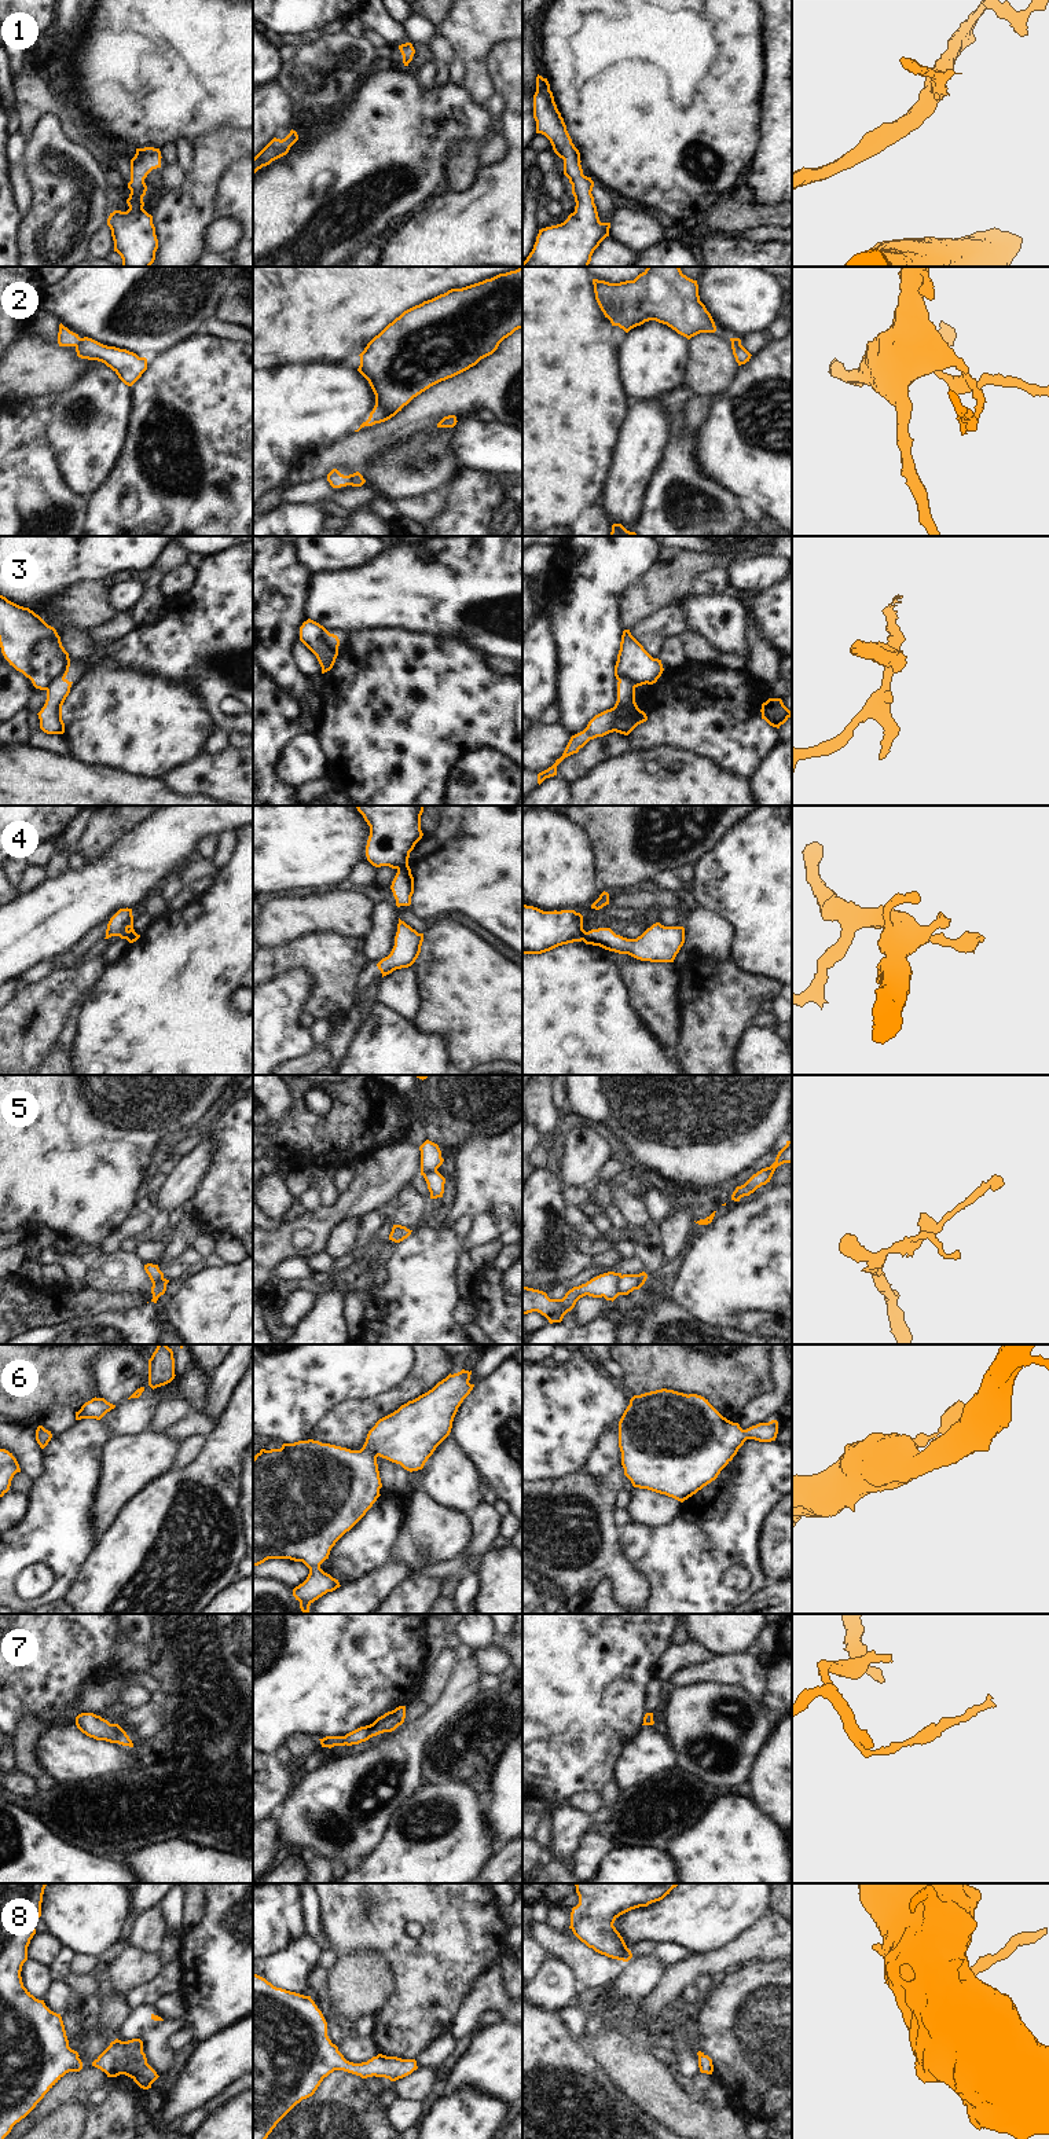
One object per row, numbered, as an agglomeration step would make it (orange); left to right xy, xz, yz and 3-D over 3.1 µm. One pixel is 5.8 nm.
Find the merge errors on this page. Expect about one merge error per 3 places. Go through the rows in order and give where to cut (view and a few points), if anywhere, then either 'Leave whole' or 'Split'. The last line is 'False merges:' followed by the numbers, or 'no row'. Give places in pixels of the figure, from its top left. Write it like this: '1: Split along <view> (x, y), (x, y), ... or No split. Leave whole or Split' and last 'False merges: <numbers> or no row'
1: No split. Leave whole
2: Split along xz (347, 476), (349, 484). Split
3: Split along xy (63, 678), (59, 678), (47, 690). Split
4: Split along xz (407, 865), (398, 869). Split
5: Split along yz (622, 1276), (619, 1280), (619, 1294). Split
6: No split. Leave whole
7: No split. Leave whole
8: No split. Leave whole
False merges: 2, 3, 4, 5.

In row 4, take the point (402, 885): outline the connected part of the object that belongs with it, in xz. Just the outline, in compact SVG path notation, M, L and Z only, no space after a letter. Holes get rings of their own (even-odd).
M410 866L397 869L390 889L396 899L397 907L411 905L411 896L414 894L414 877L411 874Z

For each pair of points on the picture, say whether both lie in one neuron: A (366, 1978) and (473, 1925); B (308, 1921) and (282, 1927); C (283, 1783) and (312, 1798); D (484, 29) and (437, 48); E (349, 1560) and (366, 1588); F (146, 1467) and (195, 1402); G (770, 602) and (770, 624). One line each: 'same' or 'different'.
A: different
B: different
C: different
D: different
E: different
F: different
G: same

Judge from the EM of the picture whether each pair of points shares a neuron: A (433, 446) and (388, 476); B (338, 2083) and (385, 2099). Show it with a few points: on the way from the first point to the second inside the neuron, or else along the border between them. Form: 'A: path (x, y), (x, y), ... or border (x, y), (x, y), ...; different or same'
A: path (422, 457), (411, 468), (399, 472); same
B: border (377, 2097), (385, 2108); different

